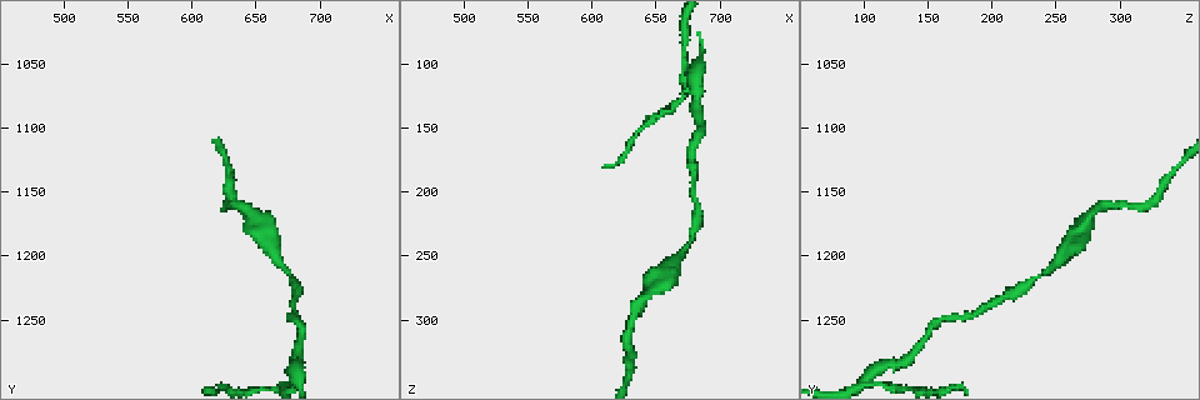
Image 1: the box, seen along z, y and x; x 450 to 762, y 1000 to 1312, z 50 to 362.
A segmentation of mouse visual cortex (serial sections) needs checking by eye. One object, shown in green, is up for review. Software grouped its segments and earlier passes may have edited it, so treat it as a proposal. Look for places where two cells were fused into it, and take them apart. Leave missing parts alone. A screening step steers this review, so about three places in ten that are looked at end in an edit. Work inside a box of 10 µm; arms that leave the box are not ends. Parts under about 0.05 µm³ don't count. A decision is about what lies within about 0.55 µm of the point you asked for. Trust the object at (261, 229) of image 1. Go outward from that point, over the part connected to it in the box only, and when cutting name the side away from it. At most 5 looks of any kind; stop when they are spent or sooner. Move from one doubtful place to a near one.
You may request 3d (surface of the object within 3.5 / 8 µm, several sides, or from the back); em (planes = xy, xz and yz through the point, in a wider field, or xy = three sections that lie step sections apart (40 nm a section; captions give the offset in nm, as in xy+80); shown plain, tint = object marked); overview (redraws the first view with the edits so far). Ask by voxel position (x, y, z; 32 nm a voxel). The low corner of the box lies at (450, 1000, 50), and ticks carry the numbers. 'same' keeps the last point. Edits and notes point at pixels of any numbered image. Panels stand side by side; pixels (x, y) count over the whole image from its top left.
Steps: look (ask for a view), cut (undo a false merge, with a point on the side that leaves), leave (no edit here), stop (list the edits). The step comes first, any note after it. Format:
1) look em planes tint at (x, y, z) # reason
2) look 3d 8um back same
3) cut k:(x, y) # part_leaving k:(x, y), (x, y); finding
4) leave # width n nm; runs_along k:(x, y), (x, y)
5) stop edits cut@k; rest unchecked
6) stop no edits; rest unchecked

look 3d 3.5um at (678, 1218, 238)

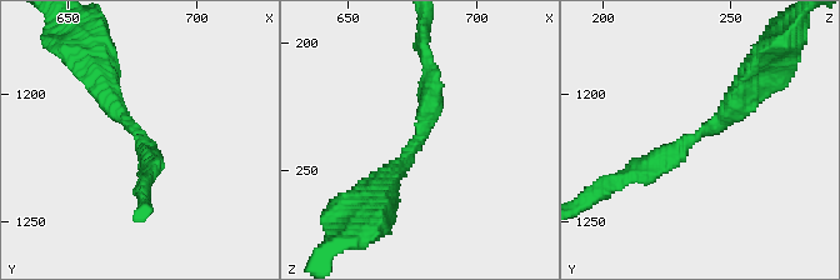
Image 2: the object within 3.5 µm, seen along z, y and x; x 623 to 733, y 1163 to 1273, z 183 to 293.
look em xy step 2 tint at (677, 1216, 239) # arm_widths 250, 350 nm; now the EM

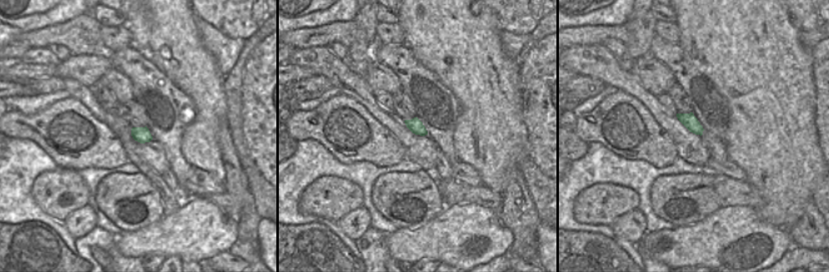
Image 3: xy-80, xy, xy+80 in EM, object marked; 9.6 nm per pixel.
leave # runs_along 2:(751, 79), (723, 121), (633, 175); continuous, no second cell

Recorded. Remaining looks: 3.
look 3d 3.5um at (682, 1294, 106) # thick turns thin

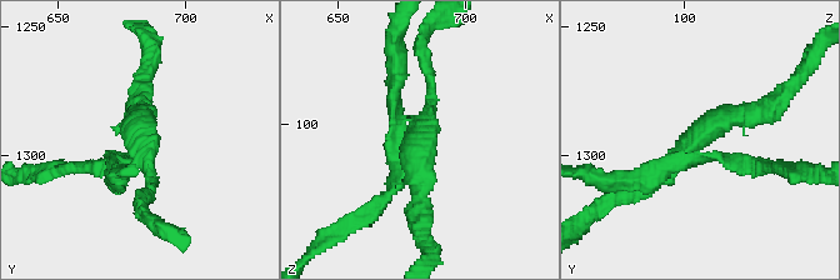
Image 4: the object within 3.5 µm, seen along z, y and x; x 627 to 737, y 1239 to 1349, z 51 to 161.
look em xy step 5 tint at (682, 1291, 106) # arms 4; arm_widths 150, 150, 150, 200 nm; need the tissue

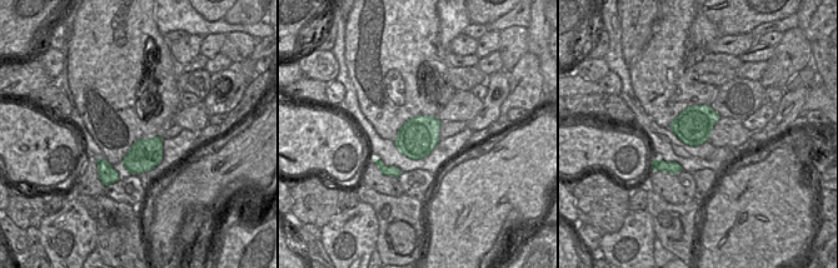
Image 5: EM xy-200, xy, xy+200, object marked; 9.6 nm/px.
cut 4:(723, 159) # part_leaving 4:(689, 160), (724, 156), (781, 169); a second cell is stuck on

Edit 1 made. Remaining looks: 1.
stop edits cut@4; rest unchecked

